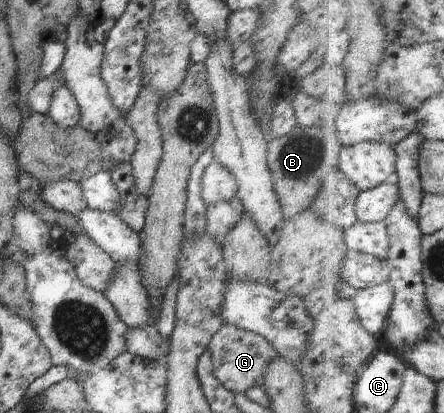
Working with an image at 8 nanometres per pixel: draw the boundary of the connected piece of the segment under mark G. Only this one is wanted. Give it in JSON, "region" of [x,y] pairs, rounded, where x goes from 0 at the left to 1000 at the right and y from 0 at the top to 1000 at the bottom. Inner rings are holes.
{"region":[[[514,785],[477,814],[466,847],[475,857],[486,920],[529,954],[552,954],[559,939],[592,930],[604,881],[626,867],[619,843],[592,814]]]}

